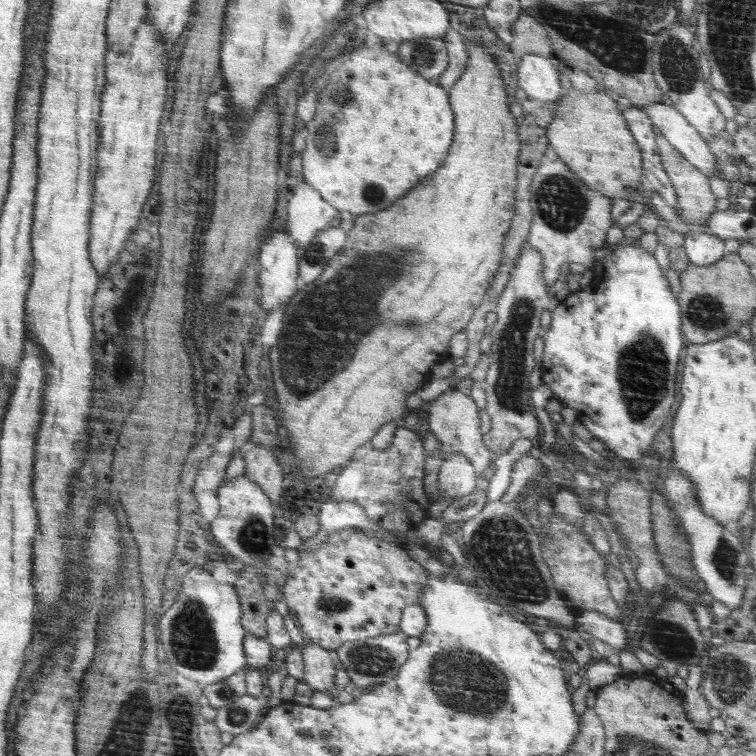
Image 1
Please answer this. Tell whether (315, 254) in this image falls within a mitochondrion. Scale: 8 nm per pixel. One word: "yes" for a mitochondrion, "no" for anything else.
yes

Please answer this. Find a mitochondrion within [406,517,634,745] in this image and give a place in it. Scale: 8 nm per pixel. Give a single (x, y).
(460, 678)

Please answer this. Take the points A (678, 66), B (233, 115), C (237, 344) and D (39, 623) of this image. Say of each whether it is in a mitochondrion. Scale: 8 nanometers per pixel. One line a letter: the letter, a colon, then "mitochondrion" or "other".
A: mitochondrion
B: other
C: other
D: other

